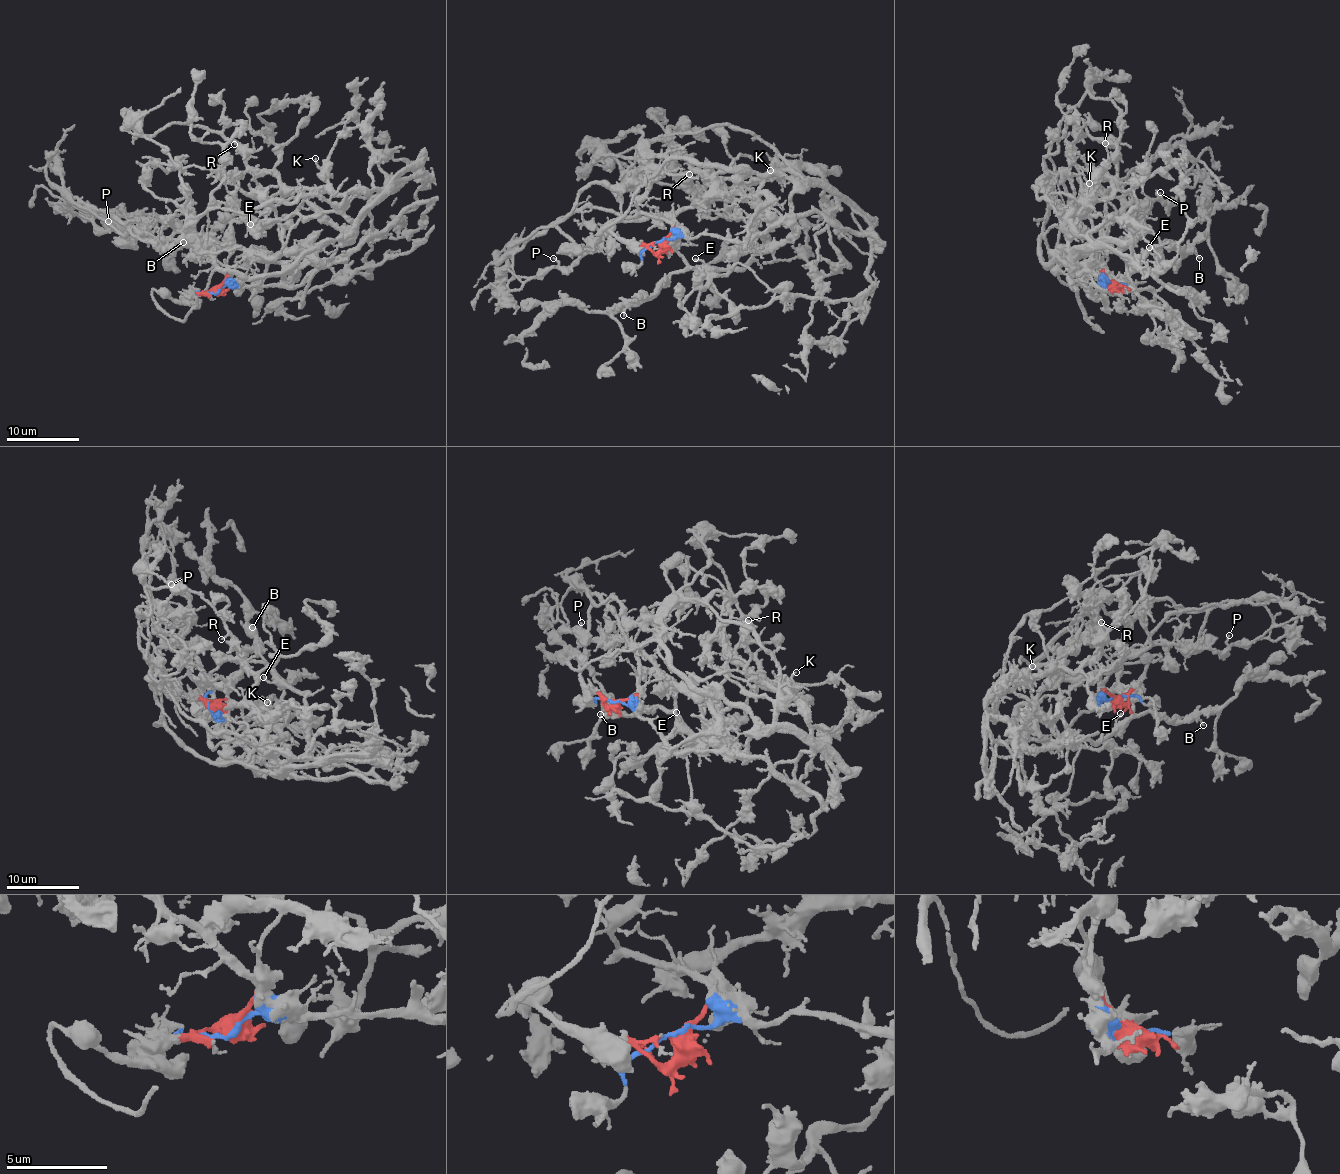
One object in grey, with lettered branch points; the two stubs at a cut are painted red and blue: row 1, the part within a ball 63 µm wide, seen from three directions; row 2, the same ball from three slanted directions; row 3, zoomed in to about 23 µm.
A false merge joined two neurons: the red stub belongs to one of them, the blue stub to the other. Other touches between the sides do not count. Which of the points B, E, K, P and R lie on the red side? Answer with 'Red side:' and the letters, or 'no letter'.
Red side: P

